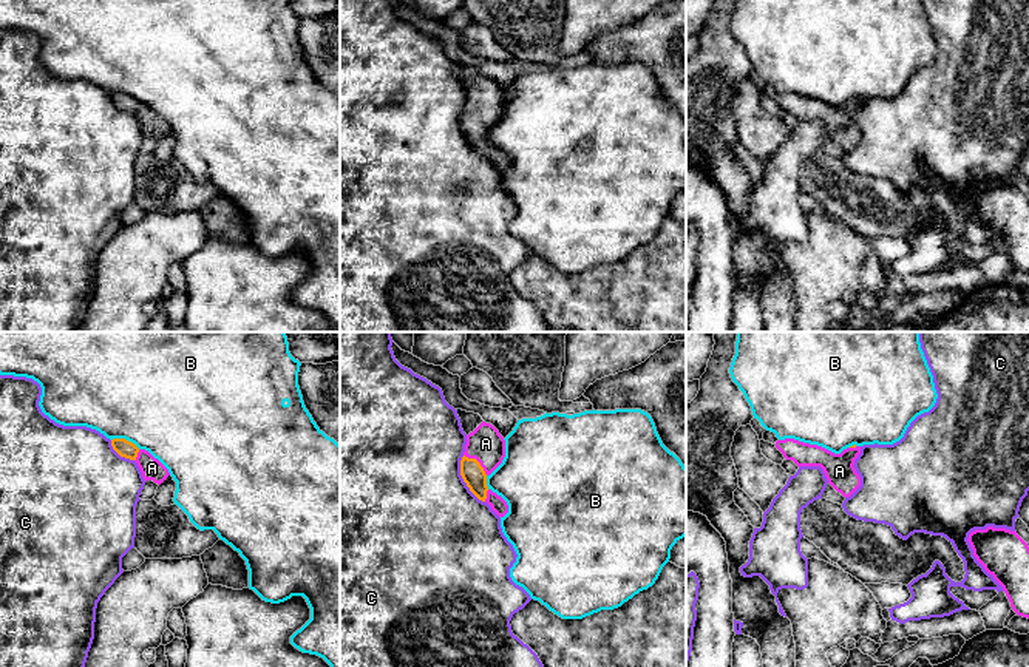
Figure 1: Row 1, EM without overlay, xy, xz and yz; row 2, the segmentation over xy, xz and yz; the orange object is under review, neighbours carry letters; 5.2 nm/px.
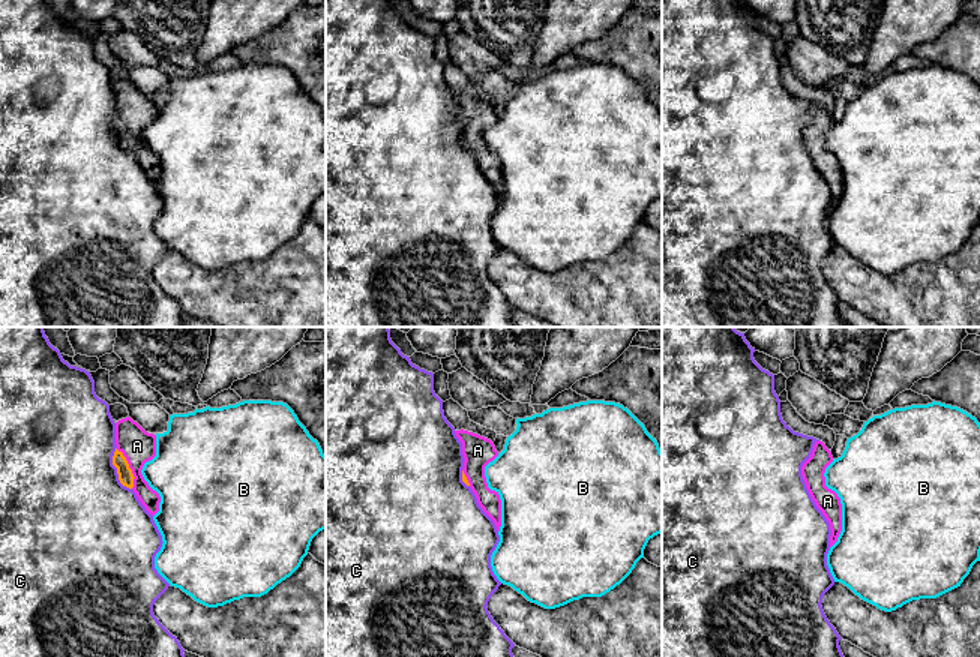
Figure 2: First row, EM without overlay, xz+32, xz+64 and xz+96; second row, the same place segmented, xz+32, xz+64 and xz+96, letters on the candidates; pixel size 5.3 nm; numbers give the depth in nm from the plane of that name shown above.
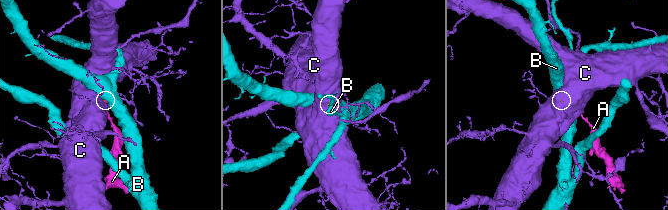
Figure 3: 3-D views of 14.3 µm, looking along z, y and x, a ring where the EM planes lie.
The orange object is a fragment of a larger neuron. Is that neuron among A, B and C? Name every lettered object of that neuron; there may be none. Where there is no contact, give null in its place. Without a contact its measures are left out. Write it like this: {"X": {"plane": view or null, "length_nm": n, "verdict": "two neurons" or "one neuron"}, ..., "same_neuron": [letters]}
{"A": {"plane": "xz", "length_nm": 170, "verdict": "one neuron"}, "B": {"plane": "xy", "length_nm": 160, "verdict": "two neurons"}, "C": {"plane": "xz", "length_nm": 280, "verdict": "two neurons"}, "same_neuron": ["A"]}

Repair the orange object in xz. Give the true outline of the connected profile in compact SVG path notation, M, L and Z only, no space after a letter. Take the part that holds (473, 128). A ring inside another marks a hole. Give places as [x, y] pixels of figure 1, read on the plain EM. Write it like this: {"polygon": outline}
{"polygon": "M462 63L456 65L462 83L467 88L465 107L460 114L460 130L479 154L487 156L499 171L504 171L508 167L508 159L487 141L487 131L502 117L505 111L505 94L479 68Z"}

